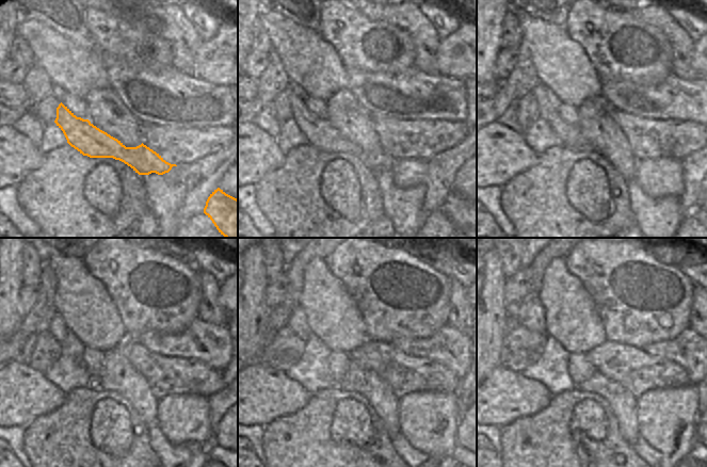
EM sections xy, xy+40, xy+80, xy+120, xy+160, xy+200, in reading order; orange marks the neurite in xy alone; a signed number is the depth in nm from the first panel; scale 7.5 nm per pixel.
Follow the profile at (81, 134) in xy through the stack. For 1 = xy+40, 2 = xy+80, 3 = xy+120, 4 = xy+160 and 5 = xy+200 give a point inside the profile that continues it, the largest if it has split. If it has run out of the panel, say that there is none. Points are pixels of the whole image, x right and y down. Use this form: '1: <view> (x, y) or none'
1: xy+40 (319, 132)
2: xy+80 (571, 137)
3: xy+120 (59, 328)
4: xy+160 (298, 323)
5: xy+200 (530, 313)

